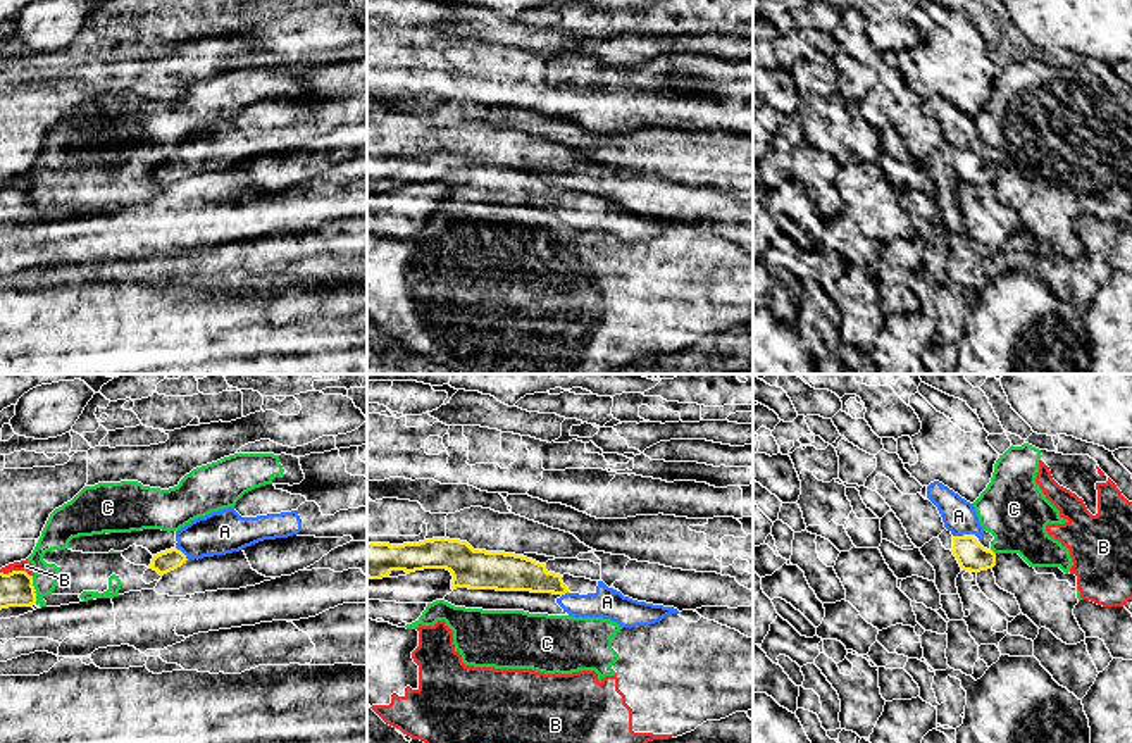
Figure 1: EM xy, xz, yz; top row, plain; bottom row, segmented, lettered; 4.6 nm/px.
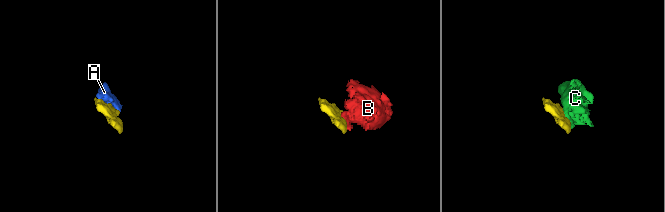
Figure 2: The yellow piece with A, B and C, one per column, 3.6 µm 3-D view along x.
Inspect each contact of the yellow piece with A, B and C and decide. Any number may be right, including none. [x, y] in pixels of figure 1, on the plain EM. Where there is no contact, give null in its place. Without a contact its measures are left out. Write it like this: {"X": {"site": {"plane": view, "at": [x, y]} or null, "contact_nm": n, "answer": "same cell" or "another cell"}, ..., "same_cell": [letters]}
{"A": {"site": {"plane": "xy", "at": [183, 168]}, "contact_nm": 90, "answer": "same cell"}, "B": {"site": {"plane": "xy", "at": [16, 185]}, "contact_nm": 150, "answer": "another cell"}, "C": {"site": {"plane": "xy", "at": [35, 204]}, "contact_nm": 130, "answer": "another cell"}, "same_cell": ["A"]}

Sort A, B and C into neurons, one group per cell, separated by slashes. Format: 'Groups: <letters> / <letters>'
Groups: A / B C

